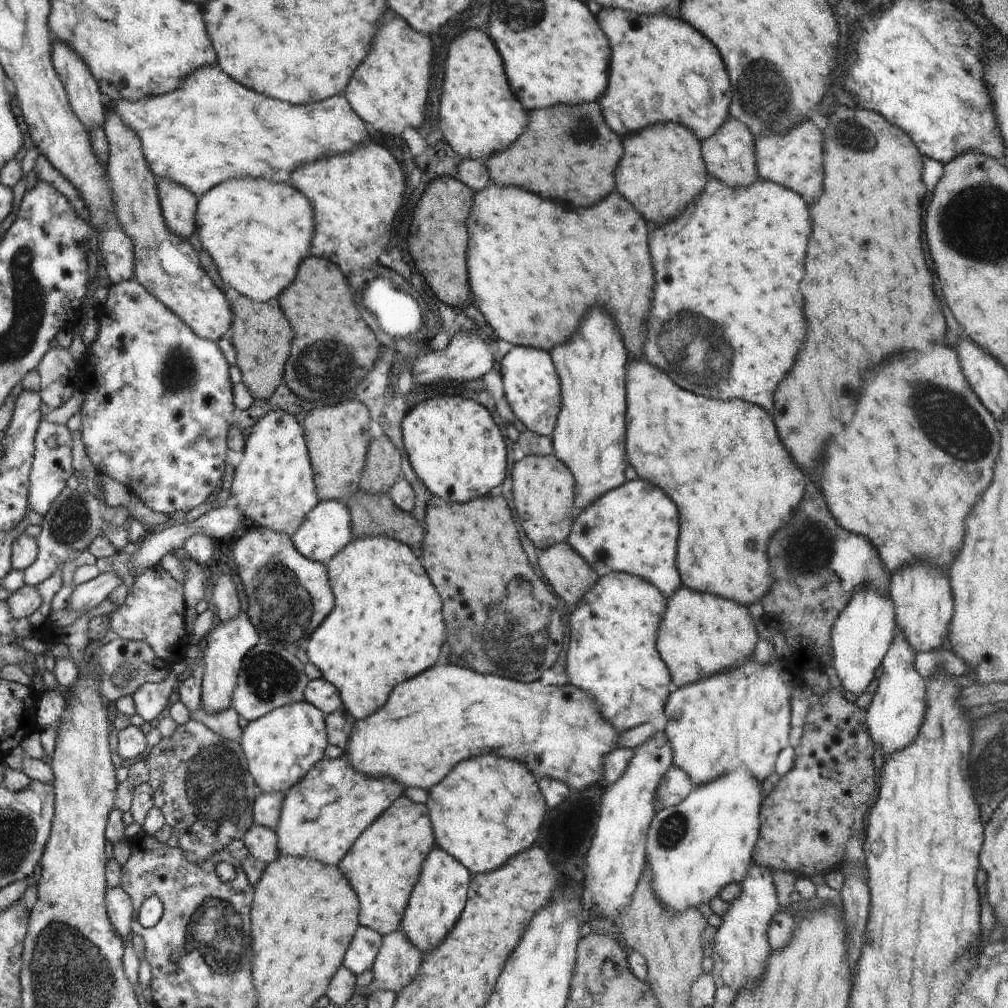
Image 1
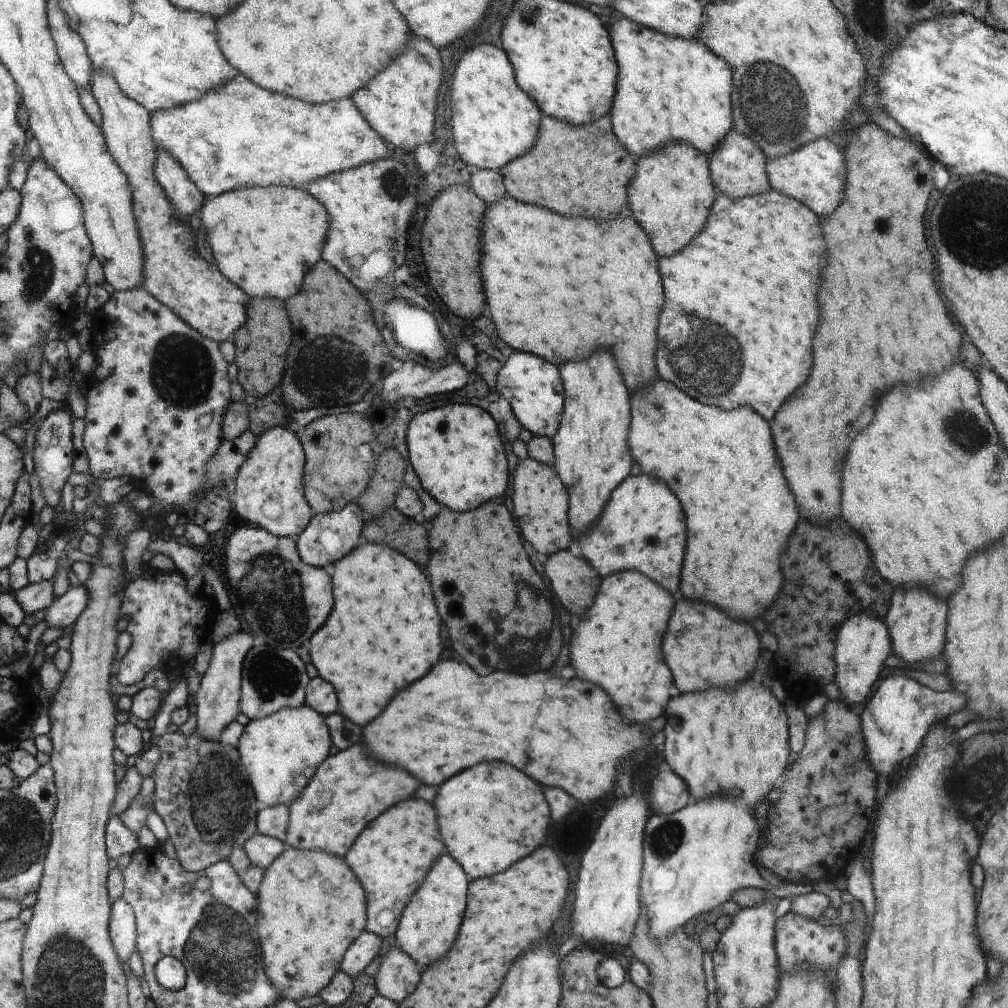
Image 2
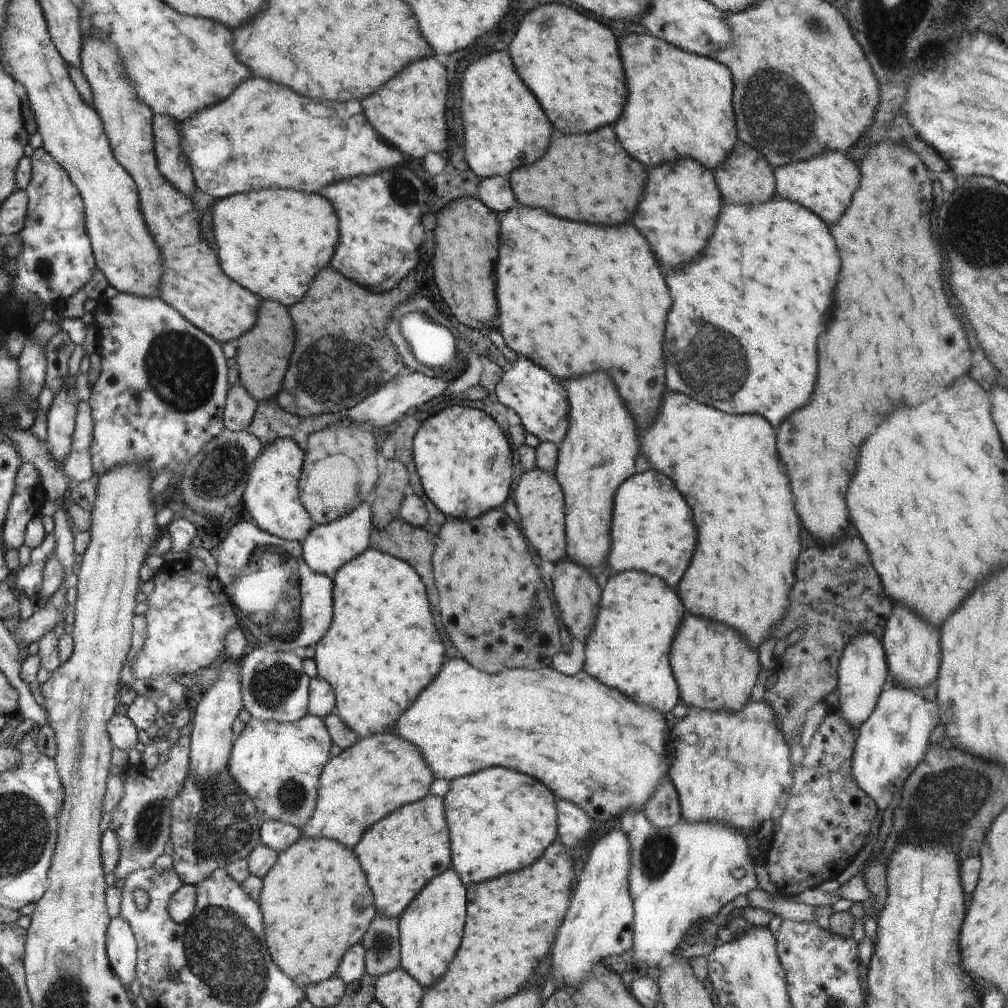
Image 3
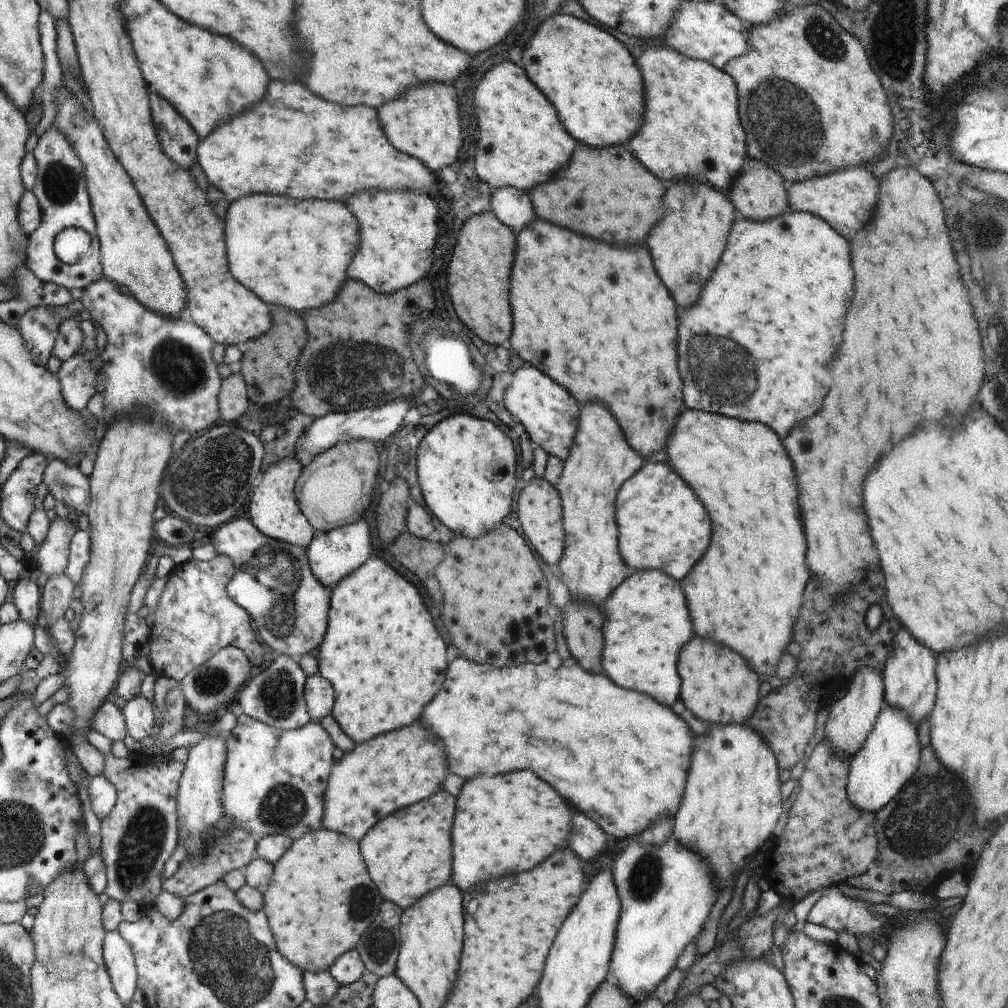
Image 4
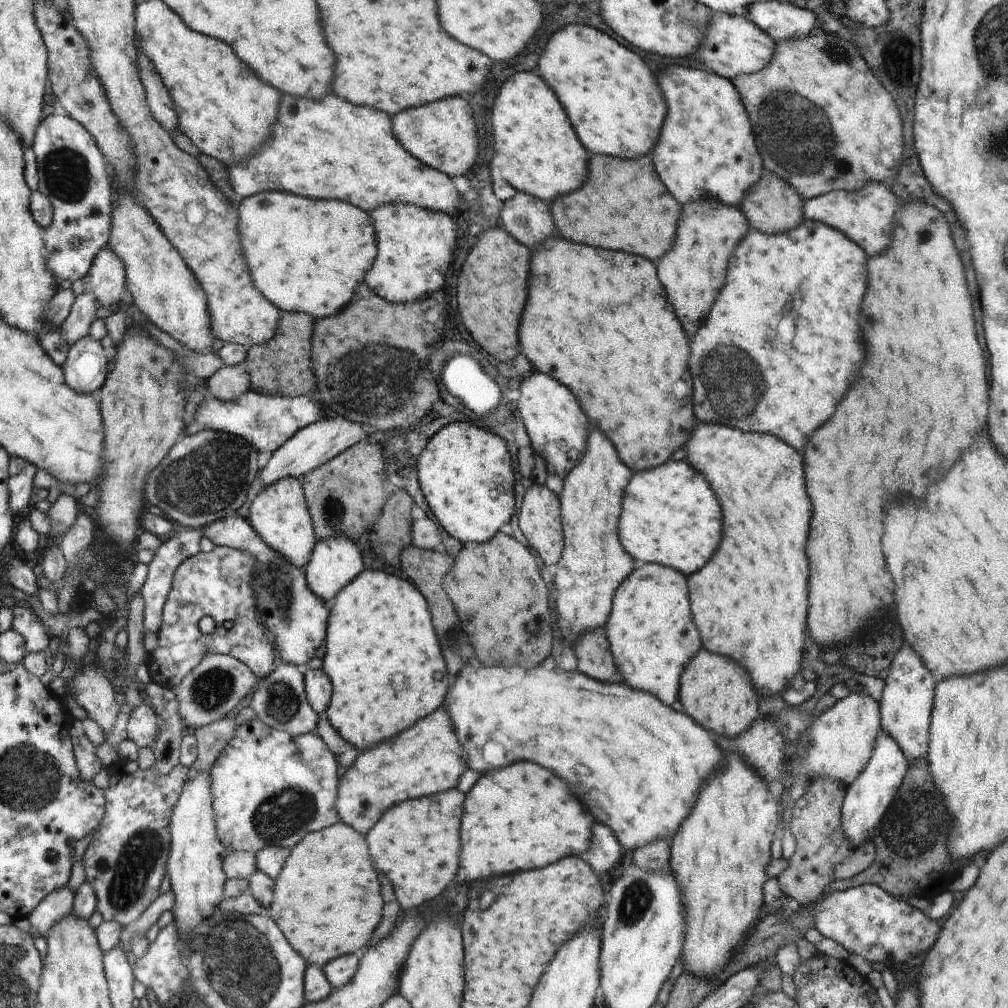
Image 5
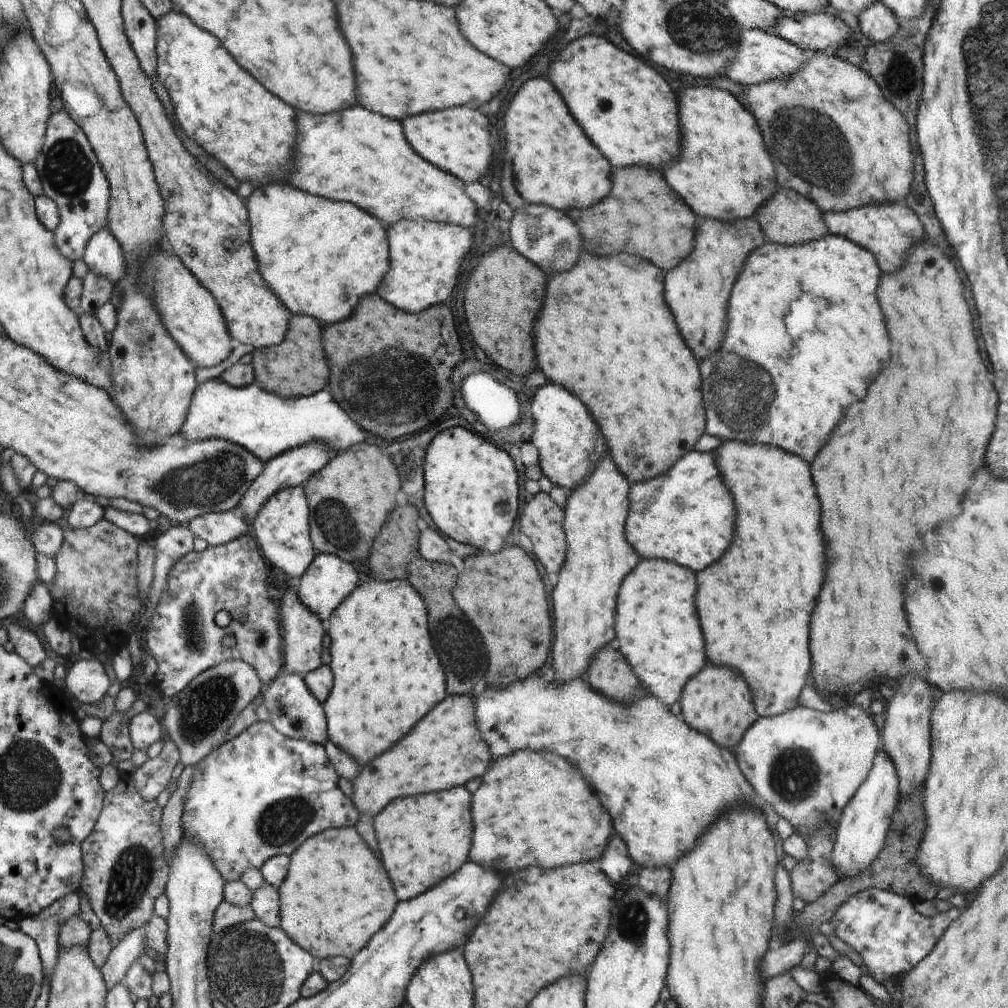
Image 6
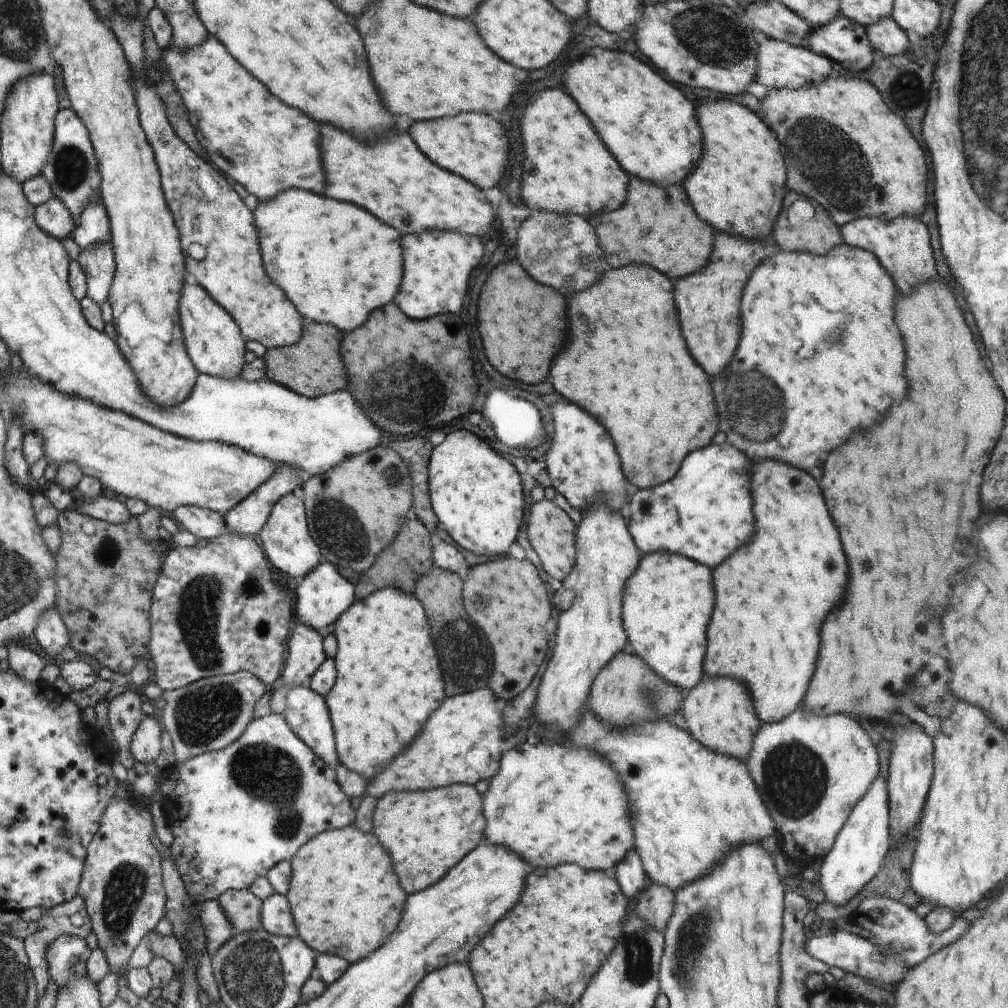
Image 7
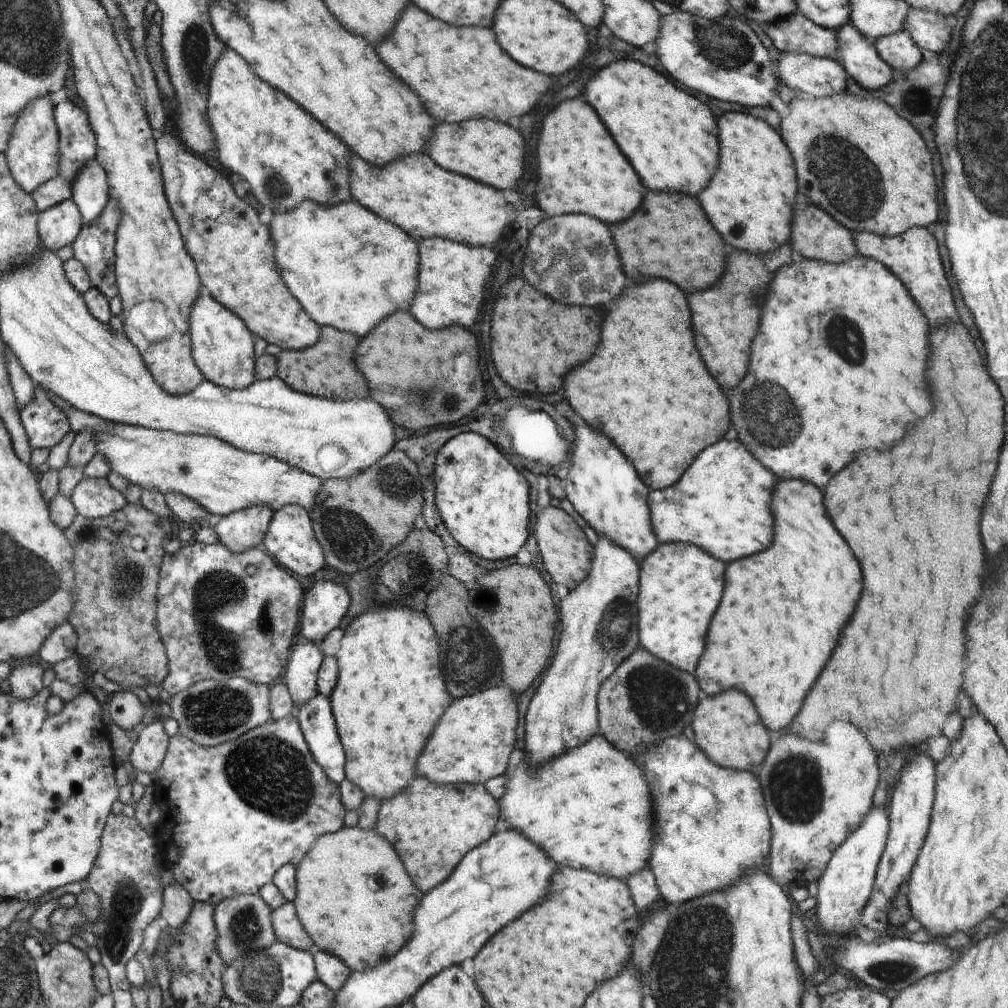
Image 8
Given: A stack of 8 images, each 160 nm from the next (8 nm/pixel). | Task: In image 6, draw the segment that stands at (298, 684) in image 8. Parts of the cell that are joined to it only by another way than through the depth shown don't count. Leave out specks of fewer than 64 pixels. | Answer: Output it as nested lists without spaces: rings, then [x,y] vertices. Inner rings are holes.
[[[294,583],[294,588],[288,588],[285,590],[286,596],[282,600],[283,606],[283,639],[284,645],[284,668],[286,672],[299,675],[308,675],[310,672],[315,671],[322,660],[320,660],[320,652],[322,652],[322,642],[327,642],[327,638],[324,636],[324,631],[322,630],[322,624],[320,624],[320,619],[313,612],[310,612],[310,609],[307,606],[304,606],[303,601],[299,599],[299,596],[296,592],[296,587]]]

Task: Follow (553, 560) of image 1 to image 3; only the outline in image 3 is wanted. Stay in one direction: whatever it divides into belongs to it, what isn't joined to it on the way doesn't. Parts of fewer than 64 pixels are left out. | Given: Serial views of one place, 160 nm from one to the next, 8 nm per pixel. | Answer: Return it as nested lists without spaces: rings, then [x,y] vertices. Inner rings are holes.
[[[572,559],[561,561],[555,565],[553,580],[553,593],[556,595],[557,603],[560,607],[561,619],[564,621],[568,632],[572,637],[583,643],[587,642],[589,634],[595,627],[600,600],[600,588],[596,584],[596,577],[588,569],[575,563]]]

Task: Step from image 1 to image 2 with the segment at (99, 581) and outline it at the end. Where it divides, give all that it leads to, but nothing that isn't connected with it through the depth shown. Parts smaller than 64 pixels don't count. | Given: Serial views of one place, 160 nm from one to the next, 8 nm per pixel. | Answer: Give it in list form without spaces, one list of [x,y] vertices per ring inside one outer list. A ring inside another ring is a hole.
[[[72,585],[61,597],[55,597],[51,606],[45,609],[40,617],[49,627],[68,628],[86,608],[87,597],[86,585]]]

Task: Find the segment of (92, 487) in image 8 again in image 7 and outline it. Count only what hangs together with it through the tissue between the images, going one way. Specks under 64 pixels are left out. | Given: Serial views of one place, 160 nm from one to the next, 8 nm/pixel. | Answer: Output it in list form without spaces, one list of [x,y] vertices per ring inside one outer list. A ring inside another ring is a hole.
[[[103,494],[87,501],[79,501],[79,503],[78,512],[115,525],[125,523],[132,517],[124,503],[120,503],[114,498],[108,498]]]

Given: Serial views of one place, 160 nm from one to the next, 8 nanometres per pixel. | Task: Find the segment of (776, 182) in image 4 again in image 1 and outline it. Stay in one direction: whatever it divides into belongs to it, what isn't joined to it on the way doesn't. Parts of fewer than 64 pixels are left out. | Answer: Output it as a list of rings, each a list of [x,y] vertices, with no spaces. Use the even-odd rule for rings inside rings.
[[[736,118],[724,120],[724,124],[710,138],[704,138],[703,156],[709,175],[718,178],[728,186],[748,188],[750,184],[754,184],[756,180],[760,179],[758,172],[756,172],[754,144],[755,137],[750,133],[746,124],[736,120]]]

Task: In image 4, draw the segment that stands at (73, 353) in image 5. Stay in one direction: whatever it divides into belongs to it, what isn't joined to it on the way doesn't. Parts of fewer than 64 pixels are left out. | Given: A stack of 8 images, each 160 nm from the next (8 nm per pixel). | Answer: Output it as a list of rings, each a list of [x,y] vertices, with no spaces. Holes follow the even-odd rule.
[[[79,352],[62,362],[58,376],[62,384],[61,392],[69,408],[82,412],[88,400],[98,394],[98,376],[92,364],[86,362]]]

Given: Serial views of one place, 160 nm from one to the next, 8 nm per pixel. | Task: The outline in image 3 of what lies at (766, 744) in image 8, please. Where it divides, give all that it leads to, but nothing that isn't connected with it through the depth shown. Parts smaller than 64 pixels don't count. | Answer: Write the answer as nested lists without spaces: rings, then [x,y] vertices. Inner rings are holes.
[[[688,616],[688,624],[684,624],[684,632],[680,632],[680,640],[672,644],[672,672],[678,682],[682,702],[688,706],[738,712],[744,708],[752,688],[756,686],[756,678],[760,676],[760,662],[758,652],[748,648],[748,644],[732,628],[700,616]]]

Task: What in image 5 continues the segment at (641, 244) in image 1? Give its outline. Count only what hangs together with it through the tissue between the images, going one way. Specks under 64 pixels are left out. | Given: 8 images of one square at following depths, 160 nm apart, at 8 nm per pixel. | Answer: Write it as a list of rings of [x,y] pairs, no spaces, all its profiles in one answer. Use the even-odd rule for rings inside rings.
[[[558,236],[550,237],[547,240],[548,242],[544,246],[540,246],[540,252],[536,252],[536,268],[532,268],[532,304],[528,304],[528,312],[524,312],[524,324],[520,324],[520,352],[525,354],[535,372],[556,376],[556,380],[560,380],[560,384],[568,384],[568,388],[572,388],[572,392],[576,392],[576,396],[580,396],[580,404],[584,404],[584,412],[588,412],[588,416],[592,416],[592,424],[596,424],[612,441],[618,450],[620,460],[632,472],[660,467],[678,448],[682,448],[686,444],[690,432],[696,426],[696,418],[692,412],[692,380],[690,380],[690,372],[688,372],[690,346],[688,346],[688,340],[682,332],[682,326],[680,326],[674,310],[672,310],[672,304],[666,298],[664,286],[658,282],[656,266],[642,256],[632,256],[626,252],[612,252],[612,250],[572,244],[564,238],[558,240]],[[606,284],[610,284],[610,286],[616,284],[620,288],[608,290]],[[680,382],[682,382],[682,390],[676,390],[676,386],[680,386]]]

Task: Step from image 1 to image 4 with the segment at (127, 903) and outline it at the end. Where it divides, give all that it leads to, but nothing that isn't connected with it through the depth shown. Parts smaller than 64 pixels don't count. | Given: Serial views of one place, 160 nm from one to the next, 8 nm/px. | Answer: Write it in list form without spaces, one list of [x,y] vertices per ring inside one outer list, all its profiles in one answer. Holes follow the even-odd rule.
[[[117,930],[108,932],[104,942],[103,957],[114,992],[124,1004],[130,1004],[138,989],[137,966],[130,945]]]

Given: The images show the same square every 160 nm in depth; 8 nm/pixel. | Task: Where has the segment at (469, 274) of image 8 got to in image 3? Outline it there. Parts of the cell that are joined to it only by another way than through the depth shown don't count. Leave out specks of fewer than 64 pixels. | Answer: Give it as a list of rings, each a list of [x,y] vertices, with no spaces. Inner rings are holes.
[[[405,166],[383,171],[364,180],[344,180],[344,184],[332,184],[328,192],[320,192],[322,196],[328,196],[336,208],[340,208],[341,240],[335,252],[336,258],[331,260],[330,266],[371,291],[386,292],[394,288],[418,262],[418,246],[410,240],[410,234],[422,218],[422,192],[426,198],[422,180]],[[384,258],[390,260],[390,268],[386,268],[386,280],[370,282],[372,270],[378,268]]]

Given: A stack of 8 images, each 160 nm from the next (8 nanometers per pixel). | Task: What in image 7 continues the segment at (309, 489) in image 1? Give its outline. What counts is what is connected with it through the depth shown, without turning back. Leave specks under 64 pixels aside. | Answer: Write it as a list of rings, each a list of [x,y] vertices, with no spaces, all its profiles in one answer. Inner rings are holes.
[[[299,492],[284,495],[272,508],[271,516],[267,524],[260,531],[258,538],[261,540],[268,560],[276,565],[279,575],[287,578],[302,578],[310,570],[315,570],[320,562],[320,548],[315,540],[312,540],[310,525],[307,523],[306,505]]]

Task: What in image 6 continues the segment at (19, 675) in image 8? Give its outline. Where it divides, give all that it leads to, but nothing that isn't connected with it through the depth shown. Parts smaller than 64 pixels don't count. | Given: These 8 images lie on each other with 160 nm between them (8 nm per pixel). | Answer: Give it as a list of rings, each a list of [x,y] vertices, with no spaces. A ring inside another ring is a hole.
[[[13,617],[4,624],[9,636],[9,641],[13,644],[13,652],[23,657],[32,668],[38,667],[46,661],[46,650],[38,638],[38,632],[26,628],[22,620]]]

